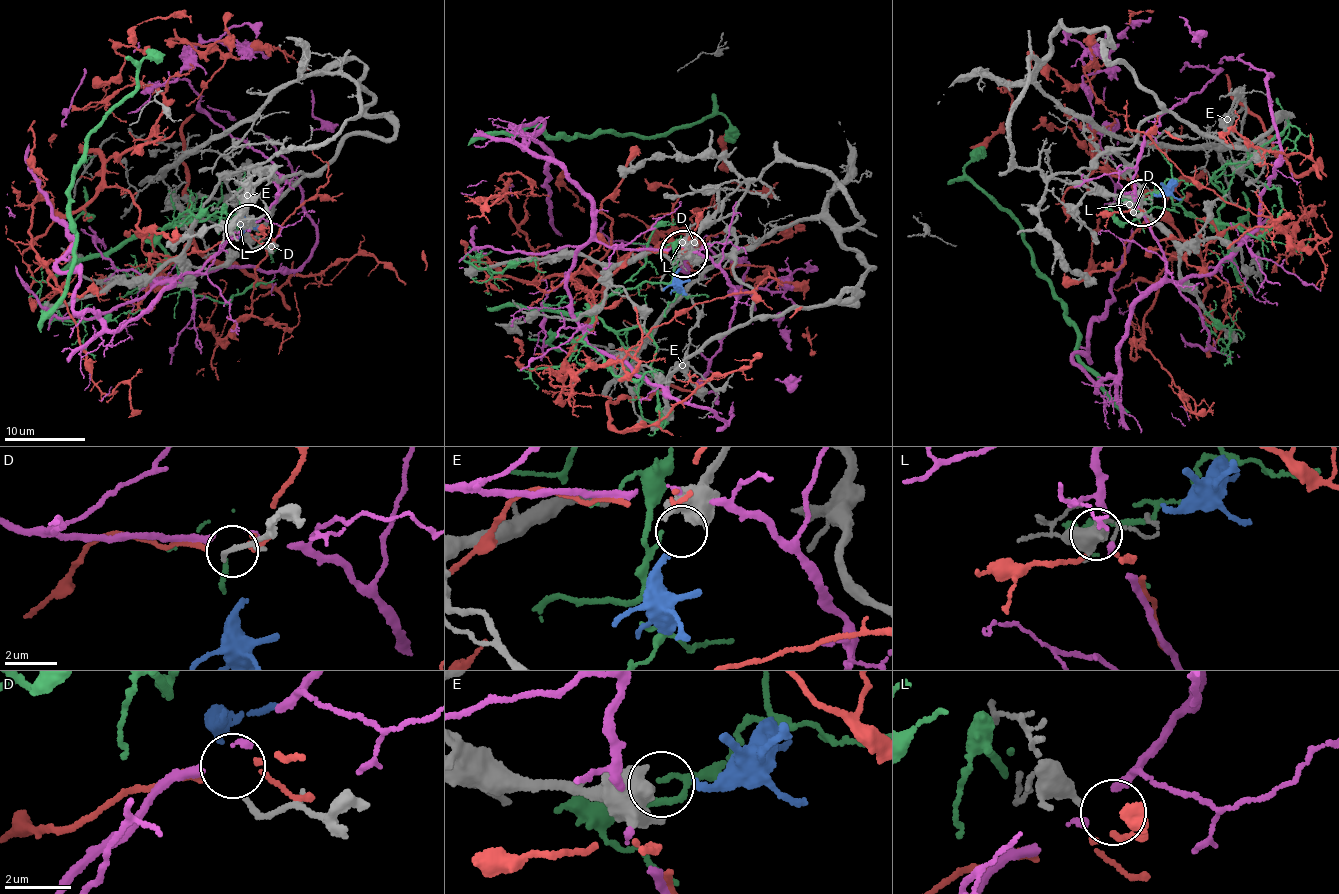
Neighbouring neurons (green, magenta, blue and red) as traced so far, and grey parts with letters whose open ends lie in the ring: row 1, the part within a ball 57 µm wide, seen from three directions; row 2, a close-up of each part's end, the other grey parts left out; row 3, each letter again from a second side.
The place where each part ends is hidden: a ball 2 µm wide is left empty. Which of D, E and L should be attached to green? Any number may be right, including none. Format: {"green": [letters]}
{"green": []}

